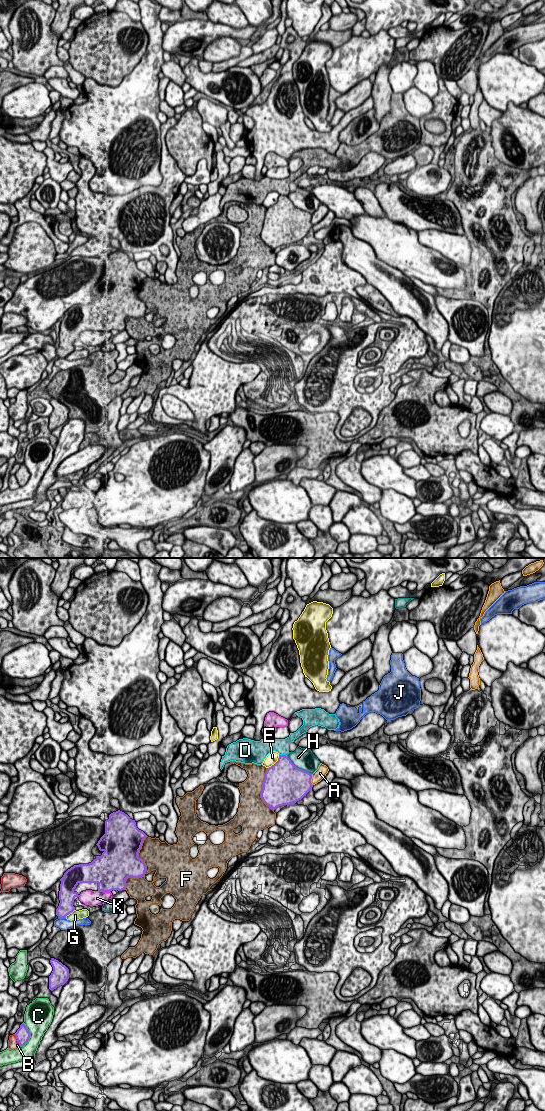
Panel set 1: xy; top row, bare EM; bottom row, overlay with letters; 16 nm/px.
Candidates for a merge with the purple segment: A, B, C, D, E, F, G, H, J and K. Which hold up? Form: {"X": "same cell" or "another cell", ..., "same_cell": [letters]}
{"A": "another cell", "B": "another cell", "C": "another cell", "D": "same cell", "E": "another cell", "F": "another cell", "G": "another cell", "H": "another cell", "J": "another cell", "K": "another cell", "same_cell": ["D"]}

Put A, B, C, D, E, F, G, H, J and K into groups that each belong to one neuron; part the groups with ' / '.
A B / C / D / E / F / G / H / J / K

